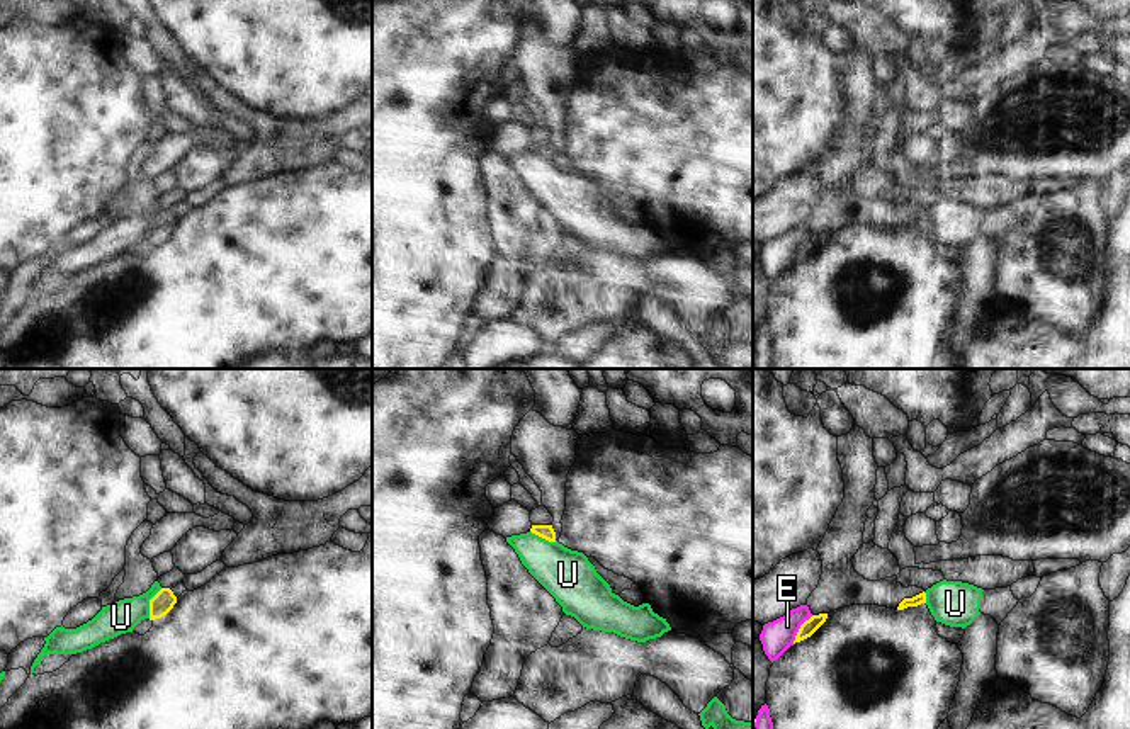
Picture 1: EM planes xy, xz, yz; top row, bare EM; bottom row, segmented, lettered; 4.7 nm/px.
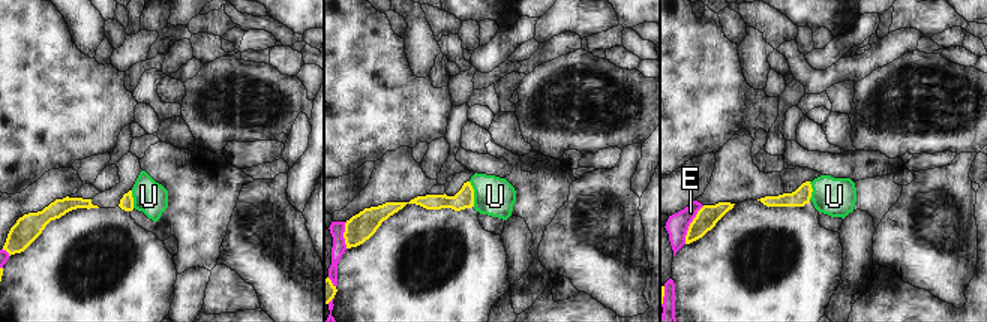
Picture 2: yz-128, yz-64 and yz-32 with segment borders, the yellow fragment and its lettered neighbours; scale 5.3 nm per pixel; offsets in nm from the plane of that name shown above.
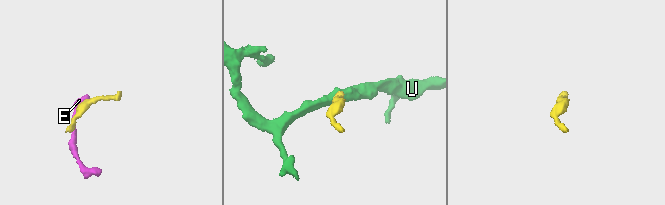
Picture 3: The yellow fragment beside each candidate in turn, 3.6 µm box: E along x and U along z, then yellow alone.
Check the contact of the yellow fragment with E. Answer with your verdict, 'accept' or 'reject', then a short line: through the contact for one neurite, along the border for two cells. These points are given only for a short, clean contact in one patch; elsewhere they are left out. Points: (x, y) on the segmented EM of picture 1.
reject

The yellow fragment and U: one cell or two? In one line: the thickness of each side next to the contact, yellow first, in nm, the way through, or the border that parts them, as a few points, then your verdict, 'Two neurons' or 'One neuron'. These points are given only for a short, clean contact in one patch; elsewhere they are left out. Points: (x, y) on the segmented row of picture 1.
Thickness 100 nm (yellow) against 150 nm. Path across: xy (163, 600), (150, 604), (121, 617). One neuron

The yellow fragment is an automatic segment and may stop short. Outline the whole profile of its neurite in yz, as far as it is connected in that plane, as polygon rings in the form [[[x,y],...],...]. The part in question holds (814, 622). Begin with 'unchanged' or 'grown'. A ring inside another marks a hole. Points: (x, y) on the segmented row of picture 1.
unchanged | [[[819,613],[805,620],[795,636],[794,644],[811,637],[826,622],[826,619],[828,619],[828,613]]]

